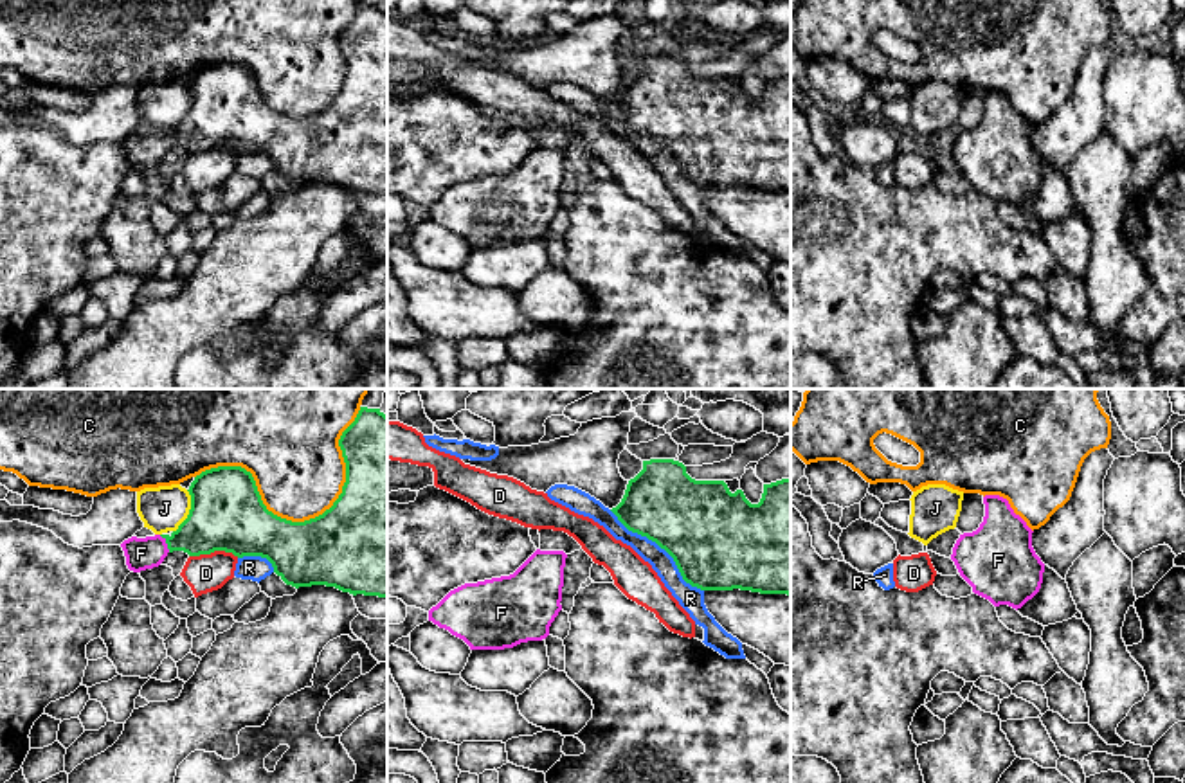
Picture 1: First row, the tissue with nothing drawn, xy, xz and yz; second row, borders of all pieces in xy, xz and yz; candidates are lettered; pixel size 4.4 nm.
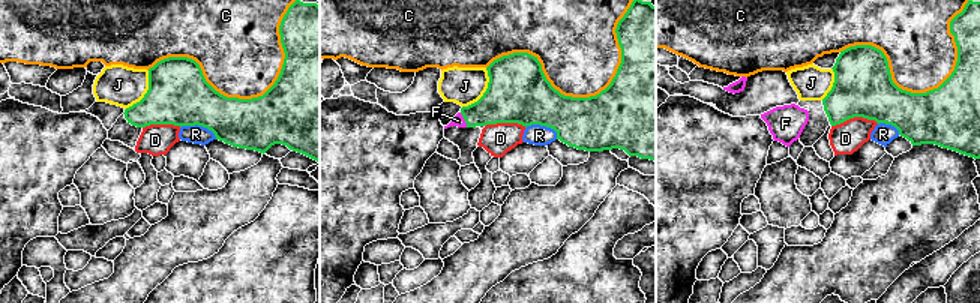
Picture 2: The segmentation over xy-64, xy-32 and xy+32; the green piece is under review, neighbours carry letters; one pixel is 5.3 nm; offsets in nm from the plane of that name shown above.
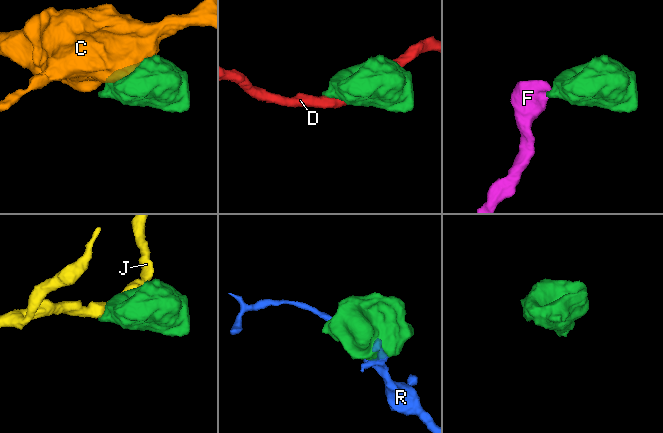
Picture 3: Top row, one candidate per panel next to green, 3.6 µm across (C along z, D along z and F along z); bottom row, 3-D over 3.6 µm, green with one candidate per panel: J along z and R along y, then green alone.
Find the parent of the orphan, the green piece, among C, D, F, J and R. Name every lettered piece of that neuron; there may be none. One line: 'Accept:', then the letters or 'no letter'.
Accept: F

